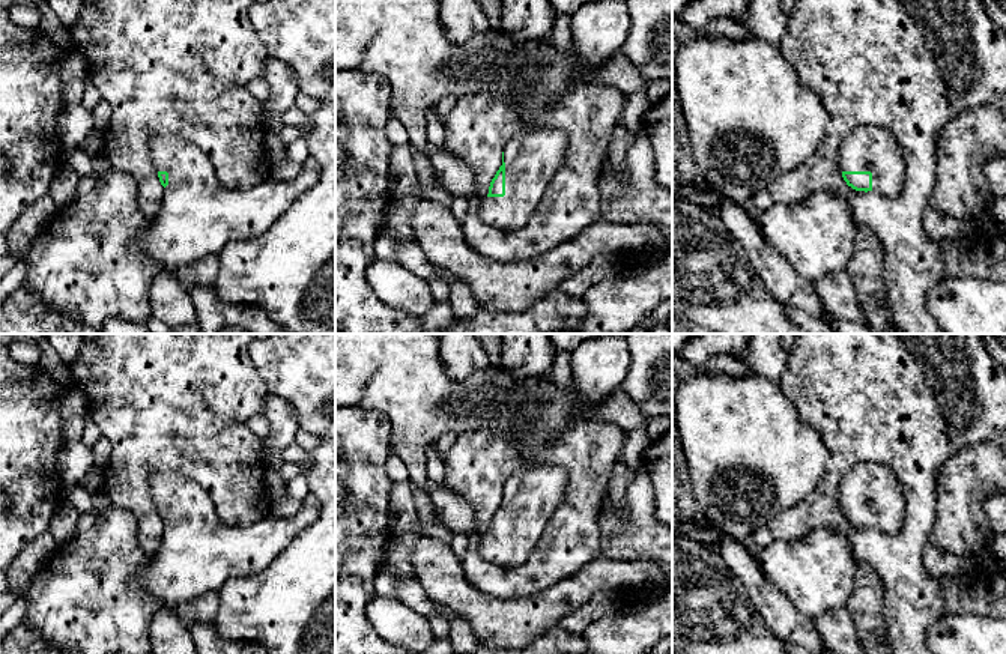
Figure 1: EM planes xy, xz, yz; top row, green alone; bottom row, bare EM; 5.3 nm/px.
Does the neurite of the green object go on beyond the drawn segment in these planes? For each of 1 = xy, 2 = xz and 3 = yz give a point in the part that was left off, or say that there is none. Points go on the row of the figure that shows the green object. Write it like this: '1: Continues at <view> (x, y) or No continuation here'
1: Continues at xy (199, 215)
2: Continues at xz (531, 158)
3: Continues at yz (871, 148)

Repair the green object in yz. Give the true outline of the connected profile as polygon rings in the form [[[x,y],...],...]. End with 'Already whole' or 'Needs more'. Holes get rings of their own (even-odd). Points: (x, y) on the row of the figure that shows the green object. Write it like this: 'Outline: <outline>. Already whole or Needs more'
Outline: [[[868,125],[851,131],[838,153],[839,170],[848,186],[880,197],[899,195],[905,179],[905,159],[895,135]]]. Needs more

